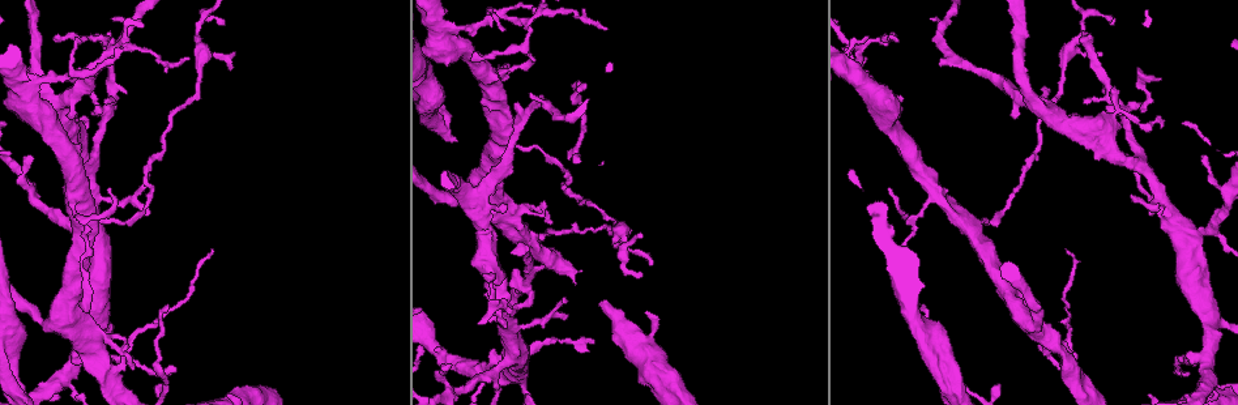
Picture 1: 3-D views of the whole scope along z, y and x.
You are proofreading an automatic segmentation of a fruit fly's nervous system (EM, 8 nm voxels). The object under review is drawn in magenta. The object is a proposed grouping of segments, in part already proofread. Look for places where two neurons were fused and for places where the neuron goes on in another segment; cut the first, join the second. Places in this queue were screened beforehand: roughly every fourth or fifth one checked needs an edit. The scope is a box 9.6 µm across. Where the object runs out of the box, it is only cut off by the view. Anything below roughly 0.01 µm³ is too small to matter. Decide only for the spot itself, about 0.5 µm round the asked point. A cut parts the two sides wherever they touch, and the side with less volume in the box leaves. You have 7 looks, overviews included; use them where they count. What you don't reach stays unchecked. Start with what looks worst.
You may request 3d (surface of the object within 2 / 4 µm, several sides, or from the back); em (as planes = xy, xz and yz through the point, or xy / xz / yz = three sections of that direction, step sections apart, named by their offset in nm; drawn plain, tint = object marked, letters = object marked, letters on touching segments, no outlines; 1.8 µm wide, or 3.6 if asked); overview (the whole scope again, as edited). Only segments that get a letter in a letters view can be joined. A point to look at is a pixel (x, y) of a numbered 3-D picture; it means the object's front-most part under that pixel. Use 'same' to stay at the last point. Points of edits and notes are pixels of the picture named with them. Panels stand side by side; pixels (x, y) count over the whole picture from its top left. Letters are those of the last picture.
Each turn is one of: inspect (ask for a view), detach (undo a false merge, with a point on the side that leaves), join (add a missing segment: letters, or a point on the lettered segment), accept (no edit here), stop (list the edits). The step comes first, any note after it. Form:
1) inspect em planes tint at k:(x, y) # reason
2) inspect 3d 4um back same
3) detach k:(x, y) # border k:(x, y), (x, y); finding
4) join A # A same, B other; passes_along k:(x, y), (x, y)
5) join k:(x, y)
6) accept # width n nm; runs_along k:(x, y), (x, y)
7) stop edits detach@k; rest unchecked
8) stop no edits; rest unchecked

inspect 3d 4um at 1:(106, 50) # sharp bend

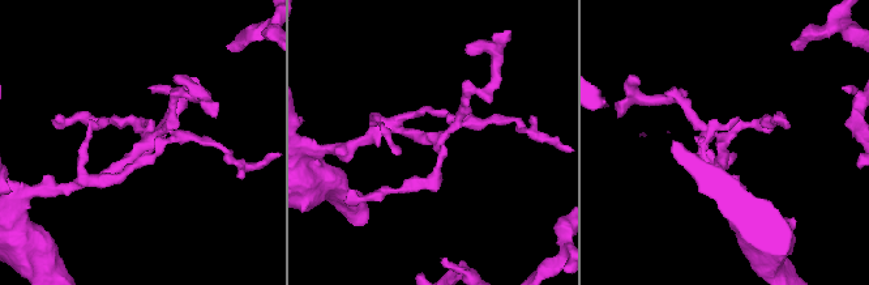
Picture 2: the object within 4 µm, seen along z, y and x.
inspect em xz step 8 tint at 2:(144, 144) # arms 4

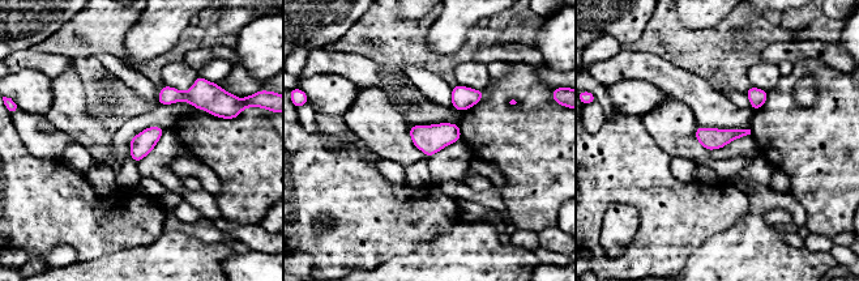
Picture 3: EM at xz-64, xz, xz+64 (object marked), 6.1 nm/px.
inspect em xz step 8 letters same # see the neighbours

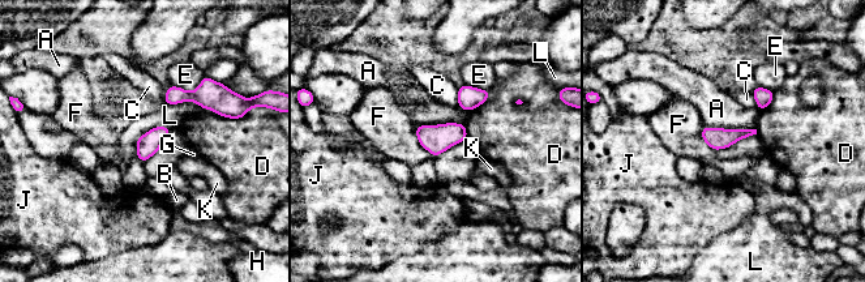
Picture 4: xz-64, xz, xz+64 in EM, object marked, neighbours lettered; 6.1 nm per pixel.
accept # A other, B other, C other, D other, E other, F other, G other, H other, J other, K other, L other; one neuron here

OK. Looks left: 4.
inspect em yz step 8 tint at 1:(502, 134)

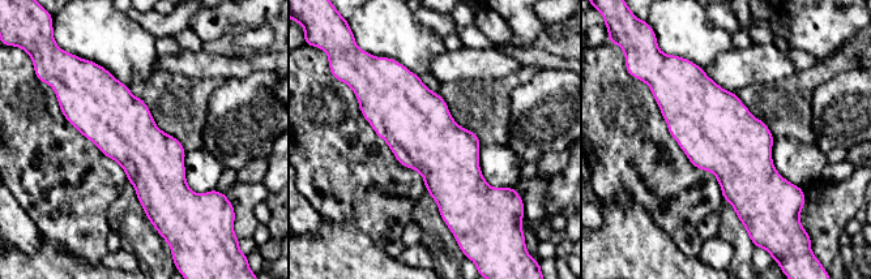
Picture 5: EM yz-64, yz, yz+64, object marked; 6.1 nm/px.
inspect em planes tint same # cut it another way

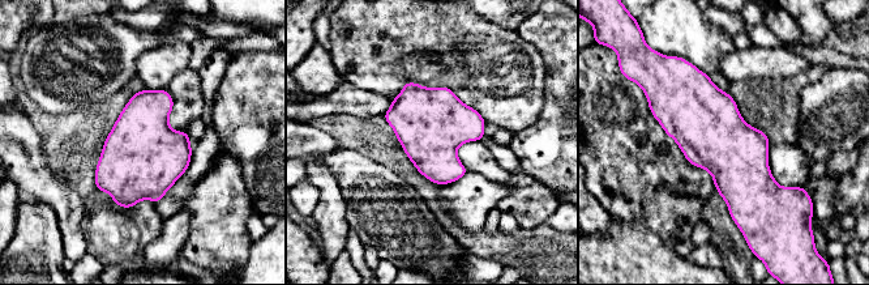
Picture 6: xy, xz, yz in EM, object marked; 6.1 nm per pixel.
inspect em planes letters same

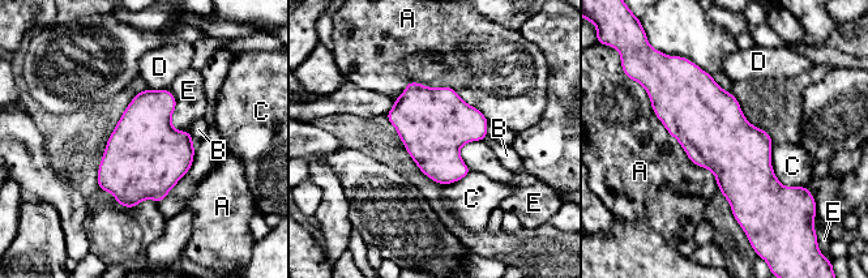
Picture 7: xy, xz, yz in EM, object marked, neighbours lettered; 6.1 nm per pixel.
accept # A other, B other, C other, D other, E other; border 7:(169, 90), (171, 124), (189, 132); continuous, no second neuron

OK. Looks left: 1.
stop no edits; rest unchecked

